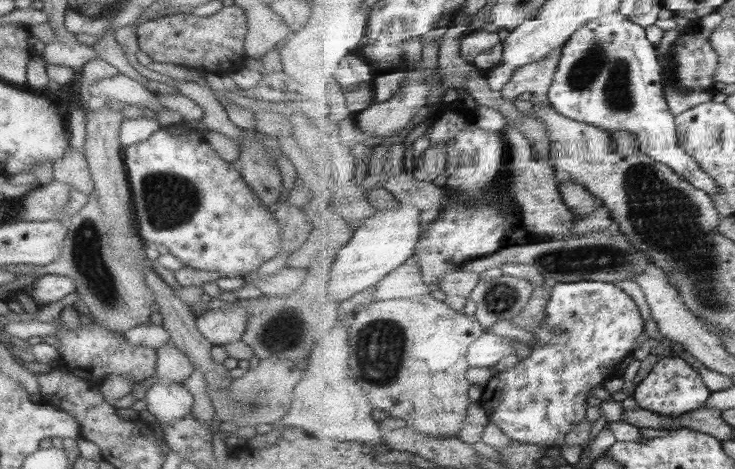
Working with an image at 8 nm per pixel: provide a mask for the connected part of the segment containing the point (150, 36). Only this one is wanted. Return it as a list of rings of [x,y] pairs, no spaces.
[[[223,6],[210,16],[196,17],[189,11],[166,15],[143,22],[136,27],[137,45],[152,61],[173,63],[202,69],[205,73],[218,73],[239,62],[244,54],[246,14],[237,6]]]

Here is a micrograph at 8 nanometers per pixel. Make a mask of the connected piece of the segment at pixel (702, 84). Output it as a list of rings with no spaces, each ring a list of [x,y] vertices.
[[[700,30],[685,32],[671,47],[671,71],[685,91],[714,91],[719,54]]]

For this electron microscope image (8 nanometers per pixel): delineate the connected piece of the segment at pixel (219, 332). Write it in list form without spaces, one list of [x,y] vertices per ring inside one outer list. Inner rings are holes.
[[[232,302],[229,307],[209,309],[195,318],[197,330],[212,345],[224,345],[241,338],[247,324],[247,309]]]

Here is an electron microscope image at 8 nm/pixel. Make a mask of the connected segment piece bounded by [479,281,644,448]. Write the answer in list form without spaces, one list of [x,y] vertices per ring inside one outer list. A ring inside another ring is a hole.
[[[559,282],[551,289],[545,309],[547,318],[533,330],[536,343],[531,345],[529,356],[513,368],[495,374],[483,388],[479,403],[489,421],[499,426],[509,439],[551,448],[563,442],[565,436],[587,418],[589,392],[597,384],[601,386],[606,380],[618,376],[619,363],[634,352],[644,323],[635,300],[611,282]]]

